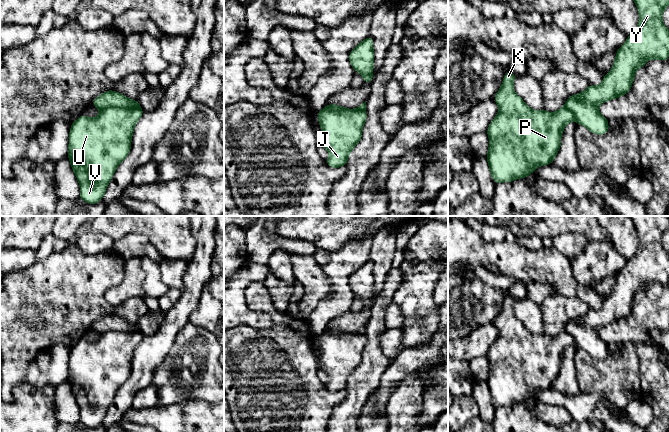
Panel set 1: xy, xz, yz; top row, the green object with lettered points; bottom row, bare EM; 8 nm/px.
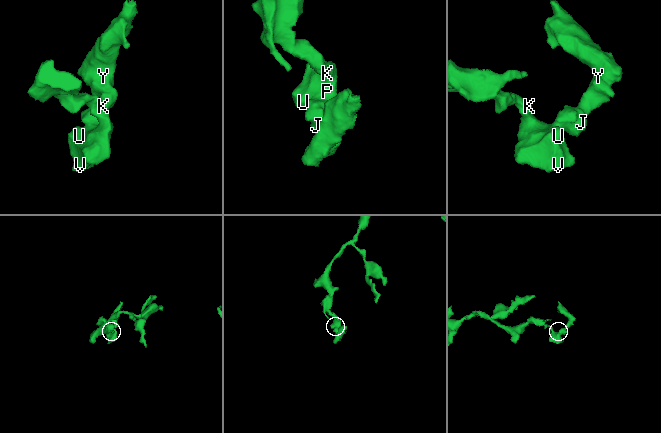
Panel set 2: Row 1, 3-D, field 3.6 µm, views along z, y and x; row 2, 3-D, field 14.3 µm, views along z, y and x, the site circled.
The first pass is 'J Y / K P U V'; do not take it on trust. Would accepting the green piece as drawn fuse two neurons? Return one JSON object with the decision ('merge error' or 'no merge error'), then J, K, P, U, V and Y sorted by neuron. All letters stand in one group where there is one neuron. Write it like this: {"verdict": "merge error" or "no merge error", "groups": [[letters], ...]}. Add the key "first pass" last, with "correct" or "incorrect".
{"verdict": "merge error", "groups": [["J", "Y"], ["K", "P", "U", "V"]], "first pass": "correct"}

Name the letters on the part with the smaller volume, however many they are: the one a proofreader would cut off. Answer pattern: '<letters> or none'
J, Y

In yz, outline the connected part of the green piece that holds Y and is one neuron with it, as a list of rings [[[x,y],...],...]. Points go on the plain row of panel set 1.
[[[667,216],[628,217],[633,222],[639,237],[636,254],[627,260],[625,267],[617,273],[613,291],[604,299],[601,308],[599,310],[588,308],[585,315],[569,320],[565,326],[565,331],[574,338],[576,346],[597,359],[604,359],[609,355],[609,344],[599,336],[599,329],[626,319],[632,312],[636,294],[643,292],[648,284],[668,285],[669,283],[669,253],[662,244],[662,238],[669,229],[669,218]]]

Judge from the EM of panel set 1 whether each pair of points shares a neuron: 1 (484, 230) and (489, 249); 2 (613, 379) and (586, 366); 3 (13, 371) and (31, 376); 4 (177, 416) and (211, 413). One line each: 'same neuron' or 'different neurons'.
1: different neurons
2: same neuron
3: different neurons
4: same neuron

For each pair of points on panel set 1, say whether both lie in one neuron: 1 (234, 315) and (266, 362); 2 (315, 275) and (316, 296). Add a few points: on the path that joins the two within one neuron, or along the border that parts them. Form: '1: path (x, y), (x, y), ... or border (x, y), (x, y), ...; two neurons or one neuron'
1: border (234, 326), (250, 325), (263, 330); two neurons
2: path (316, 280), (316, 291); one neuron

